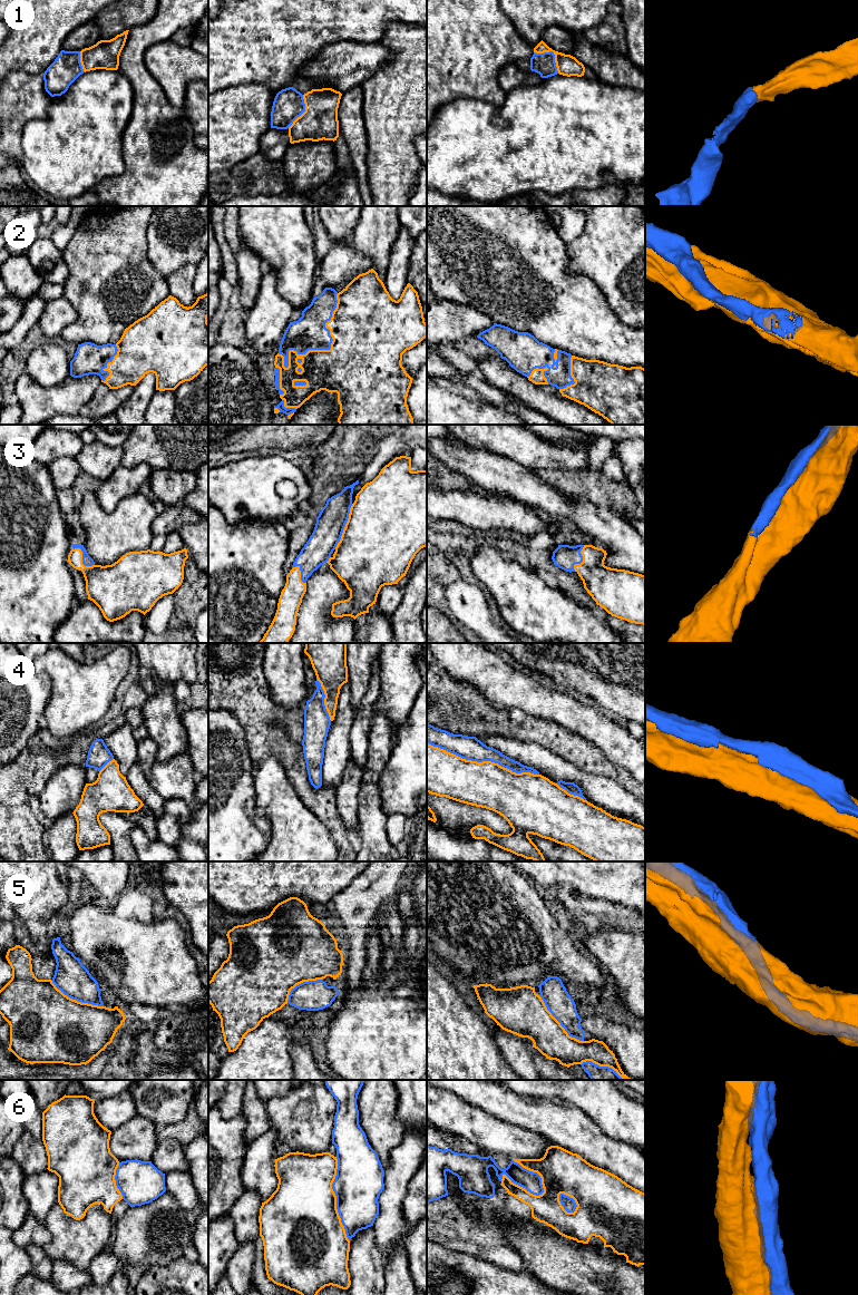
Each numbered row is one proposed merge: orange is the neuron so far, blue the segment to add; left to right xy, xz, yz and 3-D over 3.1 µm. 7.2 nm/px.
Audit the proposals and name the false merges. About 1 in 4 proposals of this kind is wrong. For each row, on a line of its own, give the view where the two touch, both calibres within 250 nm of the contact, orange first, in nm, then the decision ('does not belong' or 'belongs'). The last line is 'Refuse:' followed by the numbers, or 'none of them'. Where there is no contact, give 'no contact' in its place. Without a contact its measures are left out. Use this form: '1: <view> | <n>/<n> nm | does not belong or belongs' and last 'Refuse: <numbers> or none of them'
1: yz | 150/160 nm | belongs
2: xz | 480/240 nm | belongs
3: xz | 500/200 nm | belongs
4: yz | 340/170 nm | does not belong
5: xy | 500/240 nm | belongs
6: yz | 220/140 nm | belongs
Refuse: 4

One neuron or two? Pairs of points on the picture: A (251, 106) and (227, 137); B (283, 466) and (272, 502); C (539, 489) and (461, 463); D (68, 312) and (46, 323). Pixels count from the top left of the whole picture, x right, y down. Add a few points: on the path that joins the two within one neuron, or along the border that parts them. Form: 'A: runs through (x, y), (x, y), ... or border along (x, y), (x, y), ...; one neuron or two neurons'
A: runs through (243, 114), (227, 129); one neuron
B: runs through (274, 475), (271, 478), (271, 493); one neuron
C: runs through (520, 489), (504, 476), (480, 466); one neuron
D: runs through (62, 313), (59, 313), (51, 321); one neuron

